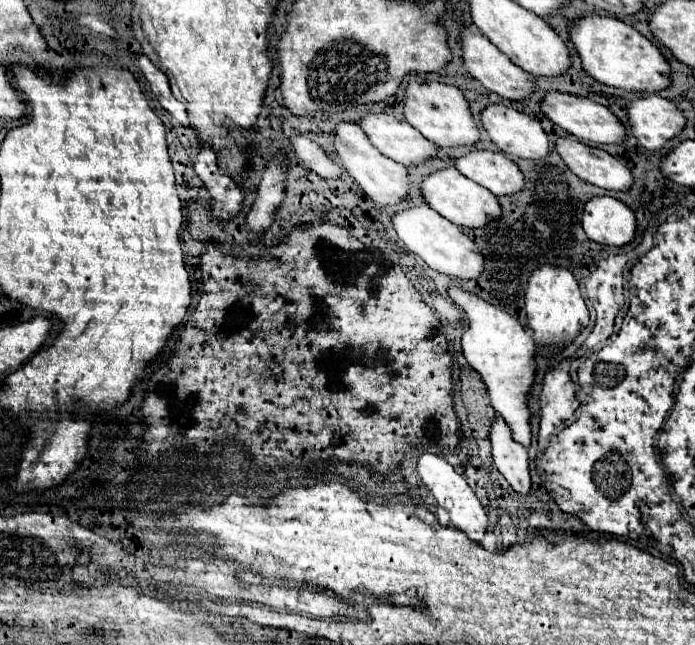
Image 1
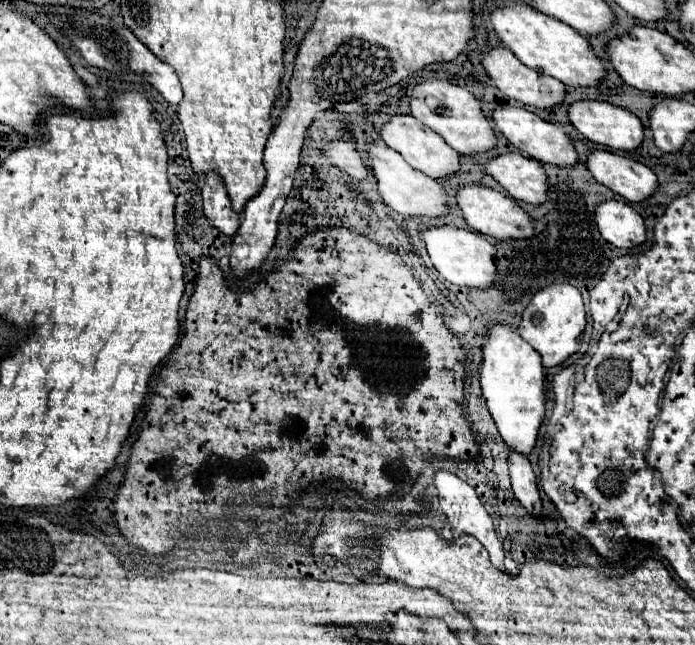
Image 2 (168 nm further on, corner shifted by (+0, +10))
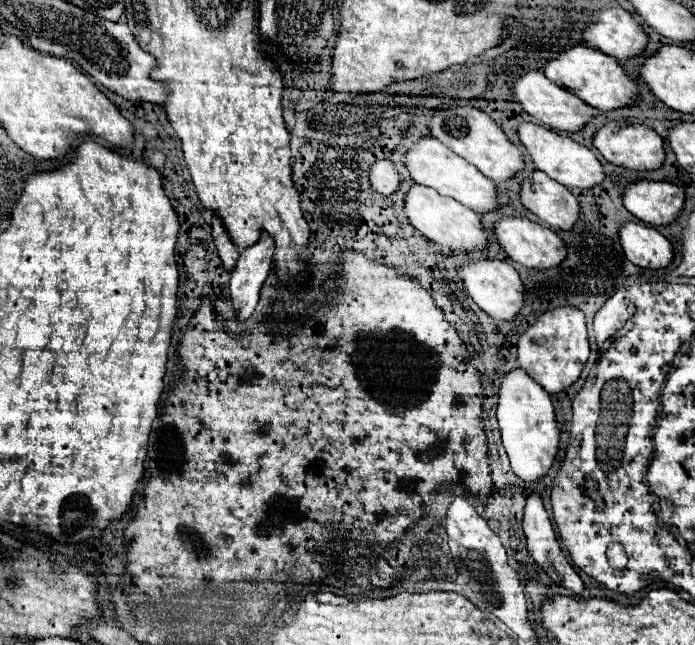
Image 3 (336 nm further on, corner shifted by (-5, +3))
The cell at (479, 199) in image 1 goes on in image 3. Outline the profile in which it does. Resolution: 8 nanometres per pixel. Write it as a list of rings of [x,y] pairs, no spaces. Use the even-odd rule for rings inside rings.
[[[504,217],[496,225],[496,237],[502,245],[502,249],[508,253],[510,259],[524,267],[534,267],[534,269],[552,269],[558,267],[566,259],[566,243],[548,227],[532,223],[528,219],[518,219],[518,217]]]

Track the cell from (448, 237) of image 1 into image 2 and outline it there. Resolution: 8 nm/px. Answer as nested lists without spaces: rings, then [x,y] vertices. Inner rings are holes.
[[[427,224],[419,228],[419,236],[425,242],[429,258],[437,272],[457,284],[469,288],[489,288],[495,280],[495,248],[479,234],[449,224]]]

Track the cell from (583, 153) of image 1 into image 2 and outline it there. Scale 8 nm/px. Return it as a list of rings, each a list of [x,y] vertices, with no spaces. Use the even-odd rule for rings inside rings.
[[[589,150],[587,170],[599,184],[611,188],[629,202],[641,202],[657,188],[657,176],[645,164],[609,150]]]

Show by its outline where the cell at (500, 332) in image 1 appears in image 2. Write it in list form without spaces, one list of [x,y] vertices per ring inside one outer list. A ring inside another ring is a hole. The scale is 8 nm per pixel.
[[[495,322],[487,326],[483,336],[483,368],[481,368],[481,388],[487,408],[497,424],[503,442],[521,452],[529,454],[535,446],[539,426],[545,416],[545,396],[543,396],[543,362],[539,352],[527,344],[519,332],[511,326]]]

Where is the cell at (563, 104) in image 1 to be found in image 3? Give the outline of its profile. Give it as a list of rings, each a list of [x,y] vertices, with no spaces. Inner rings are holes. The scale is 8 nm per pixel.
[[[608,123],[604,125],[596,137],[594,137],[594,147],[602,153],[606,161],[612,165],[630,169],[630,171],[656,171],[662,167],[666,159],[666,149],[662,137],[644,125],[618,125],[618,123]]]

